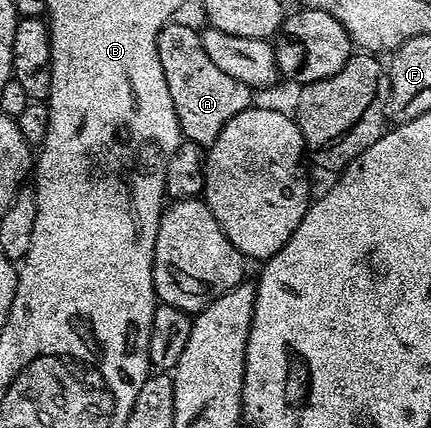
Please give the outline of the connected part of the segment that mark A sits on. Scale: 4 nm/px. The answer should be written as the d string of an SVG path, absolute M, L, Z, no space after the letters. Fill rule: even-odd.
M174 20L167 22L158 33L160 68L164 68L168 92L172 92L172 104L176 108L183 139L206 148L218 139L218 133L232 116L251 109L252 91L249 86L240 84L240 80L220 72L220 68L208 60L208 52L204 52L201 41L178 42L176 23Z

